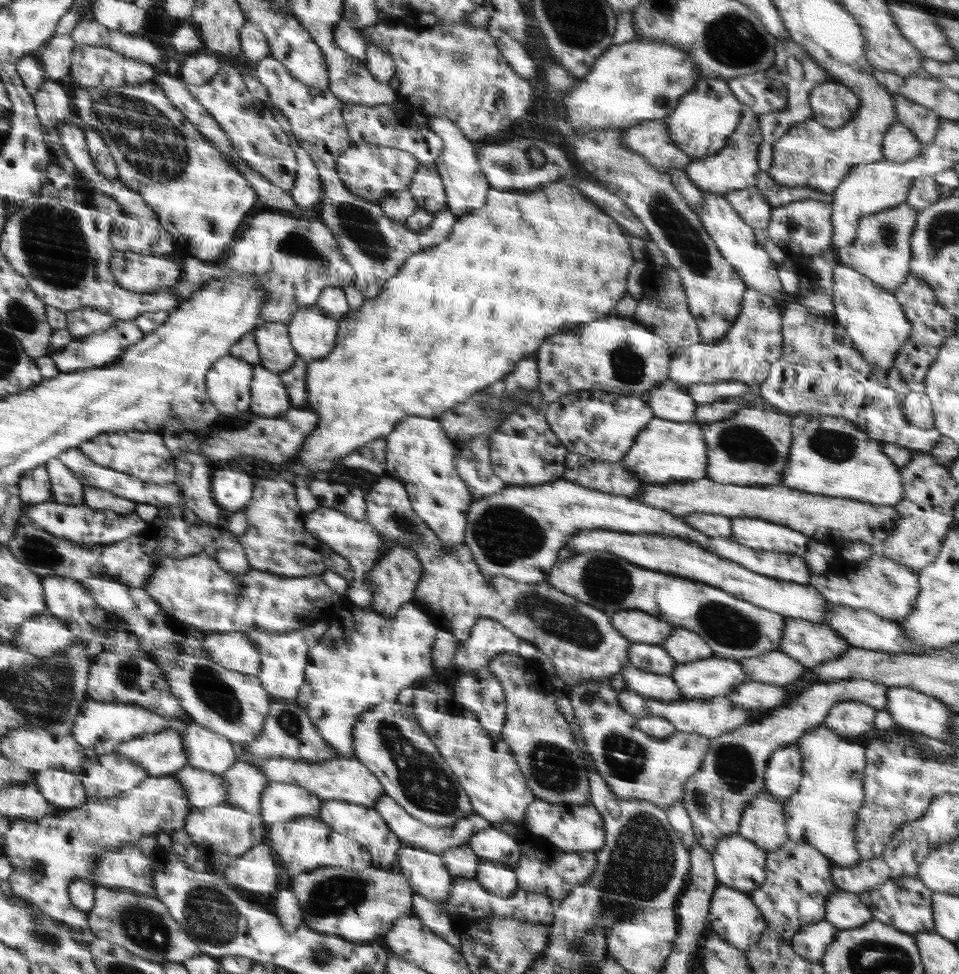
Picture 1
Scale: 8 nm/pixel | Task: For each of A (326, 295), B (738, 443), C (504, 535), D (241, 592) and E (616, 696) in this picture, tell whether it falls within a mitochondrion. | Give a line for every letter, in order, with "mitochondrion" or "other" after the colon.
A: other
B: mitochondrion
C: mitochondrion
D: mitochondrion
E: other

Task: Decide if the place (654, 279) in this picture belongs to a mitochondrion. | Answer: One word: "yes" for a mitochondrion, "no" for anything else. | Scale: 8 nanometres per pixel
yes

